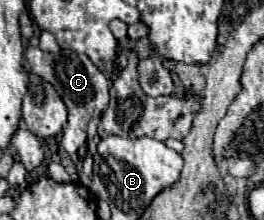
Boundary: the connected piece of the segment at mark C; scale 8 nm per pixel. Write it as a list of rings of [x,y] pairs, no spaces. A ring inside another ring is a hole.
[[[29,47],[25,51],[25,57],[27,57],[31,73],[49,81],[61,95],[63,103],[67,105],[69,123],[67,123],[67,129],[63,131],[61,145],[69,155],[77,155],[85,147],[87,123],[101,115],[97,101],[109,101],[109,79],[89,61],[89,57],[73,53],[73,51],[61,51],[61,53],[53,55],[53,53],[45,53],[37,47]]]

